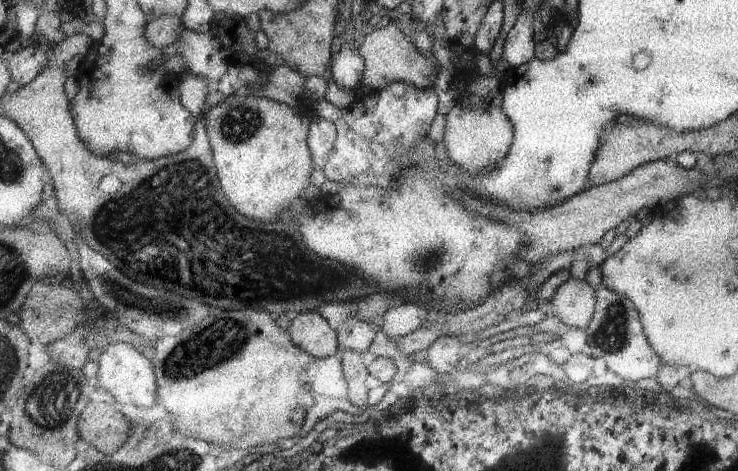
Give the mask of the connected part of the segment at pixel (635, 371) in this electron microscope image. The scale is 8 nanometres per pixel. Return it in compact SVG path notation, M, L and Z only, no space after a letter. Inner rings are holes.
M599 286L593 292L593 296L595 296L595 308L591 320L585 328L585 334L589 348L593 348L595 354L599 354L599 352L605 354L605 356L595 356L595 358L605 362L601 366L607 366L609 372L621 376L627 382L655 376L661 362L643 336L639 315L631 300L627 300L625 296L610 291L603 286Z

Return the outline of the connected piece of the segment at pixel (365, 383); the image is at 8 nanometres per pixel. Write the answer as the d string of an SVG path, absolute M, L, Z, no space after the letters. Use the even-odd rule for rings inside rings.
M345 350L342 356L342 370L348 385L348 399L355 406L367 406L373 380L368 367L363 364L362 354L355 350Z

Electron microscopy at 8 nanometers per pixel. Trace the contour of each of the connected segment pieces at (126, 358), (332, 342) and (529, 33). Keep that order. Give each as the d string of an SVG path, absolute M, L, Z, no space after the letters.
M119 342L104 348L98 360L96 379L101 380L105 392L111 392L121 404L135 406L157 406L157 374L151 359L139 354L129 343Z
M317 311L297 314L288 331L293 342L317 360L335 356L339 352L338 331Z
M522 10L516 23L508 32L503 47L503 57L511 67L519 67L535 58L533 41L533 10Z

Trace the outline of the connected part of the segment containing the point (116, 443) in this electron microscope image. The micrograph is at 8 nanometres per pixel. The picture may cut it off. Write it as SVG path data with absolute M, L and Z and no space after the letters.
M109 404L89 407L79 424L80 438L106 455L115 454L128 441L133 429L117 405Z

